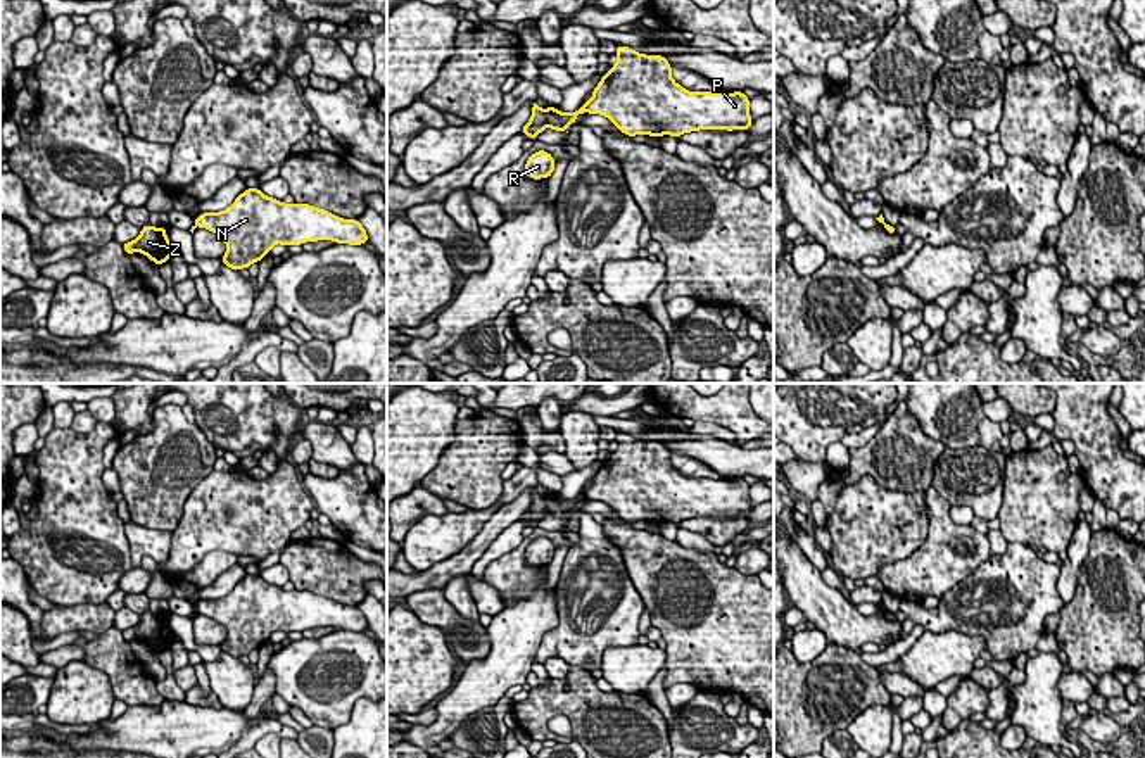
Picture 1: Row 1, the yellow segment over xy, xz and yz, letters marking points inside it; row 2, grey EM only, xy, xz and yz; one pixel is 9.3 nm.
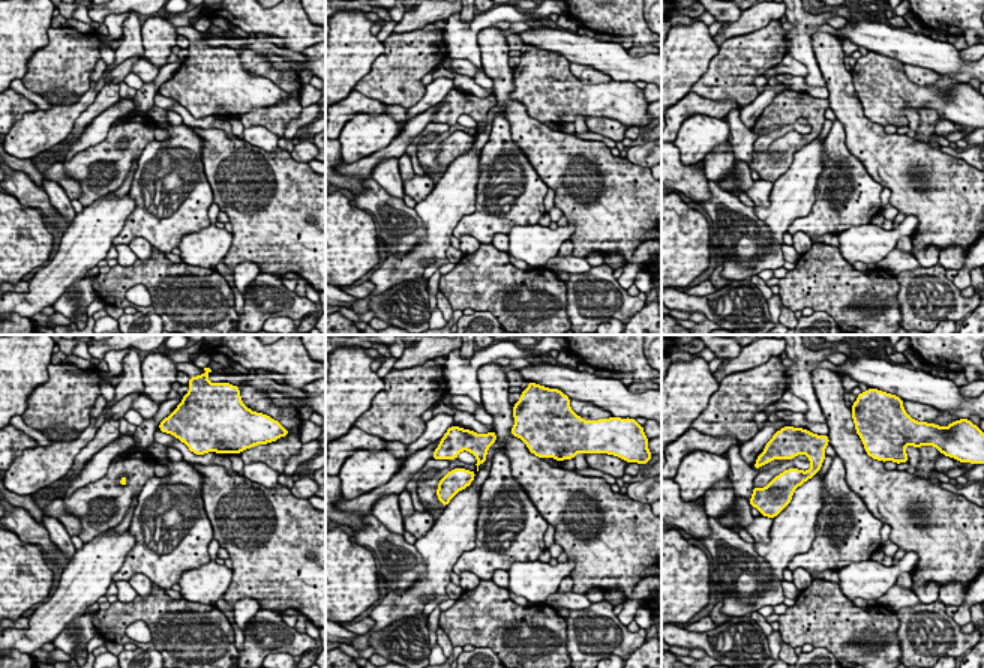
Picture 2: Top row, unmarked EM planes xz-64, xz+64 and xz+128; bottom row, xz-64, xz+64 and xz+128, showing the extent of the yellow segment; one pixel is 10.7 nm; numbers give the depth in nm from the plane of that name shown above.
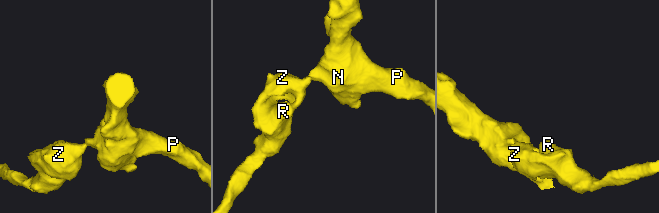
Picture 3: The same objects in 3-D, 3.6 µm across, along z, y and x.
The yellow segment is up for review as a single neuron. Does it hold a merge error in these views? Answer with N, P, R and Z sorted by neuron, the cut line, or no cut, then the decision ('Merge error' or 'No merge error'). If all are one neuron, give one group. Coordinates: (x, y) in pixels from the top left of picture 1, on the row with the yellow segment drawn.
Groups: N P / R Z. Split along xz (582, 106), (586, 111). Merge error

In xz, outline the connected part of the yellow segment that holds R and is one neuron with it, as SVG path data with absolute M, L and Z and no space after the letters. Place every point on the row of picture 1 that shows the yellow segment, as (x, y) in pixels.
M546 150L534 152L525 162L525 174L532 180L549 178L554 171L554 159Z

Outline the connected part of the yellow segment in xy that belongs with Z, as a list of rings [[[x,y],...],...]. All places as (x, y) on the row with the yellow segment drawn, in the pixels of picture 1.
[[[145,224],[138,238],[123,243],[123,250],[128,256],[140,252],[159,266],[169,261],[169,257],[174,254],[174,245],[166,237],[166,226],[154,228],[152,224]]]

